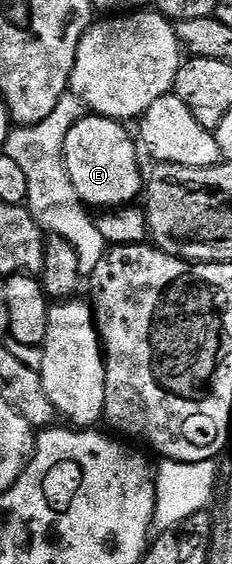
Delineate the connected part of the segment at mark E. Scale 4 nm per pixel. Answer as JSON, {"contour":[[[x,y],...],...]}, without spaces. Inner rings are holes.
{"contour":[[[89,114],[77,120],[66,133],[64,171],[73,183],[81,202],[89,208],[119,209],[135,204],[141,194],[142,175],[140,179],[140,163],[136,160],[138,147],[133,136],[131,139],[124,127],[127,126],[123,122]]]}

